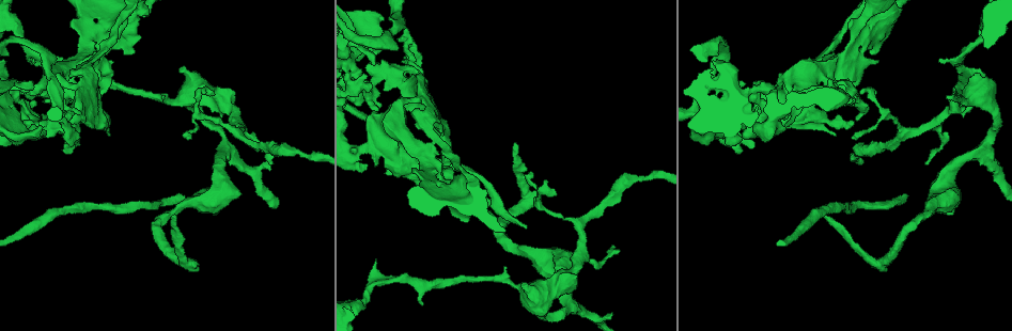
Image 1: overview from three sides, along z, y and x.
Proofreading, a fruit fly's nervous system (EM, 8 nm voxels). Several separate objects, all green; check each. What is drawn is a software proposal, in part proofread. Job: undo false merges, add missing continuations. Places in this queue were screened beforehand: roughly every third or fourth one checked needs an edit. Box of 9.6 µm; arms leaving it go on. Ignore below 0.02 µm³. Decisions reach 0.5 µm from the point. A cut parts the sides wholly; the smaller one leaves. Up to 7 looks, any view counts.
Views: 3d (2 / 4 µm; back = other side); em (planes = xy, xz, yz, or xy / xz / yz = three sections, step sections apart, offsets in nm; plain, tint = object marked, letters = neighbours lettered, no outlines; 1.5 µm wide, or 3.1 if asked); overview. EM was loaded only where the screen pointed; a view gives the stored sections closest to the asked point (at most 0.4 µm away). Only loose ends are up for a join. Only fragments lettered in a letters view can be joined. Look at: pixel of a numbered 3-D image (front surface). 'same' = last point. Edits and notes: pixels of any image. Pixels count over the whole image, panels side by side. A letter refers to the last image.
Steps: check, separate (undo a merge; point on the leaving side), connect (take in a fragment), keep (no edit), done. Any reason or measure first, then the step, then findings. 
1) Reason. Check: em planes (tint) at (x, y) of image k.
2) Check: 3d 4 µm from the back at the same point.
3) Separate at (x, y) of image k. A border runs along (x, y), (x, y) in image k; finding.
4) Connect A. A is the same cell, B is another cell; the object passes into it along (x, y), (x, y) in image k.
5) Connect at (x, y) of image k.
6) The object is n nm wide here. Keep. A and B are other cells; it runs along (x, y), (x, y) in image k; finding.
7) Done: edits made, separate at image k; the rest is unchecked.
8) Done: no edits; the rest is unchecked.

Free end. Check: 3d 4 µm from the back at (455, 179) of image 1.

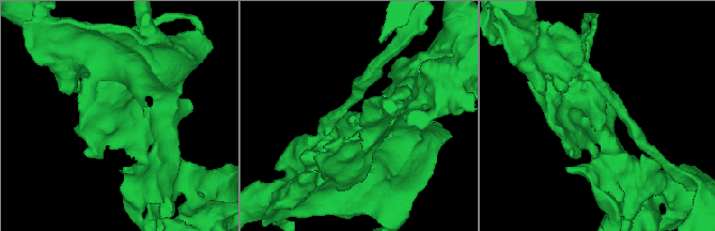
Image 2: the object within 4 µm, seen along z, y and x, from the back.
Check: em xy step 4 (letters) at (358, 119) of image 2.

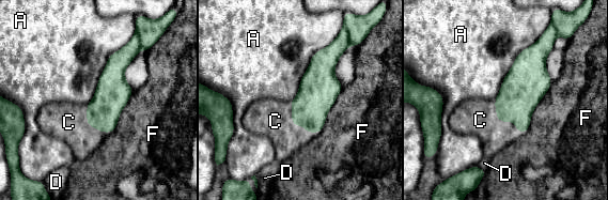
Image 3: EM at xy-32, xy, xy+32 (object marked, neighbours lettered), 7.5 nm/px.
Cut it another way. Check: em planes (letters) at the same point.

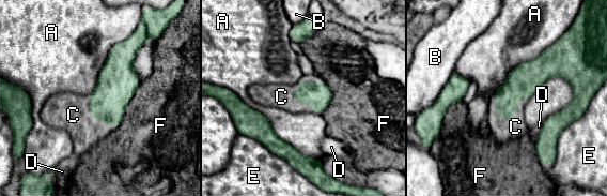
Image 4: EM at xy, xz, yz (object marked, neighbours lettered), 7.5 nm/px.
Connect C. C is the same cell, A, B, D, E and F are other cells; the object passes into it along (520, 80), (516, 111), (515, 126) in image 4; it goes on there.

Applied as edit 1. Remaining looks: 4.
Check: overview.

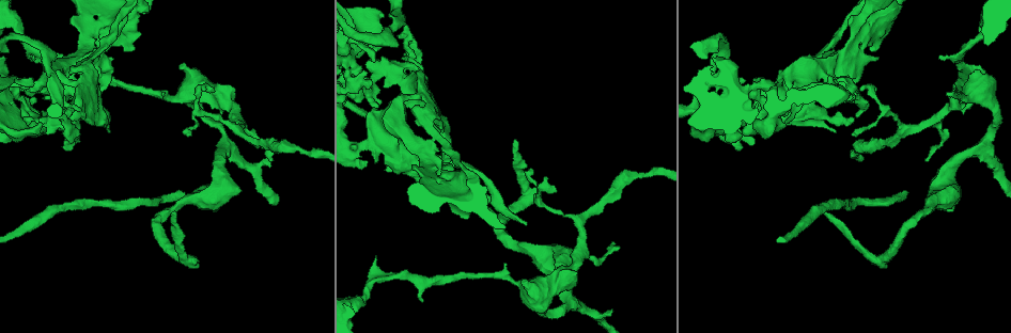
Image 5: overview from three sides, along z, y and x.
Narrows sharply. Check: em planes (tint) at (300, 150) of image 5.

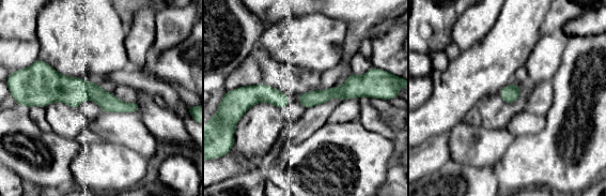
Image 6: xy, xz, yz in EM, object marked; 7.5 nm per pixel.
Check: em planes (letters) at the same point.

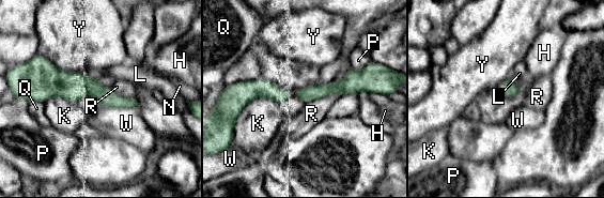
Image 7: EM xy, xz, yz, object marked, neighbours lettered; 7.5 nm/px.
The object is 120 nm wide here; the longest contact is with Y, 480 nm. Keep. H, K, L, N, P, Q, R, W and Y are other cells; all the same cell.

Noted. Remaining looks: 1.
Done: edits made, connect at image 4; the rest is unchecked.

